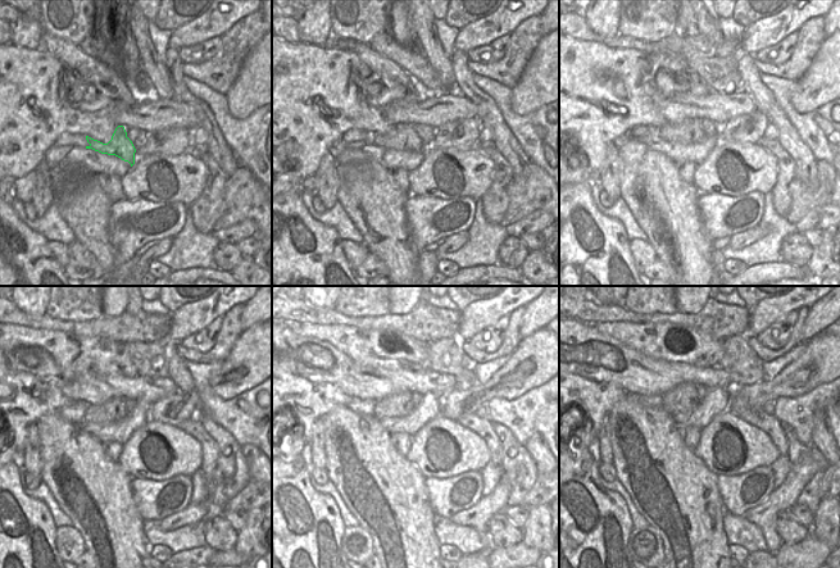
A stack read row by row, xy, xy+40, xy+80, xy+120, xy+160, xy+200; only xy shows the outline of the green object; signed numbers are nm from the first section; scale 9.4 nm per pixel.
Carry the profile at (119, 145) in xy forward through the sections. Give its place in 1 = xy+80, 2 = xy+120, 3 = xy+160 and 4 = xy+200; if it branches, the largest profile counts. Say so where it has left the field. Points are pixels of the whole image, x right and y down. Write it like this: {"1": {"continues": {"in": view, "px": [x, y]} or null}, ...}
{"1": {"continues": {"in": "xy+80", "px": [689, 131]}}, "2": {"continues": {"in": "xy+120", "px": [112, 410]}}, "3": {"continues": {"in": "xy+160", "px": [399, 404]}}, "4": {"continues": {"in": "xy+200", "px": [684, 398]}}}

